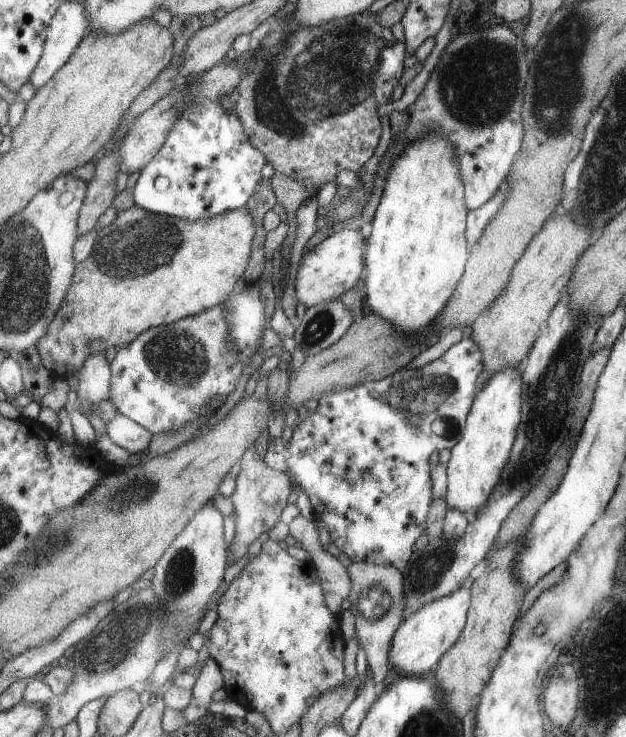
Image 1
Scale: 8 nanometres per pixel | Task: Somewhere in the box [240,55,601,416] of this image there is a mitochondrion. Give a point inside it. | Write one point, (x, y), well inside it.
(318, 329)

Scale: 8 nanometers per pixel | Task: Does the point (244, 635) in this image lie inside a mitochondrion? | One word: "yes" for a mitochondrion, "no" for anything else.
no

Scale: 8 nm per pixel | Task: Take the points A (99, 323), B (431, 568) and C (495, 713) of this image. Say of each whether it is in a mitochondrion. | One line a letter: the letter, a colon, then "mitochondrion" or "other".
A: other
B: mitochondrion
C: other

